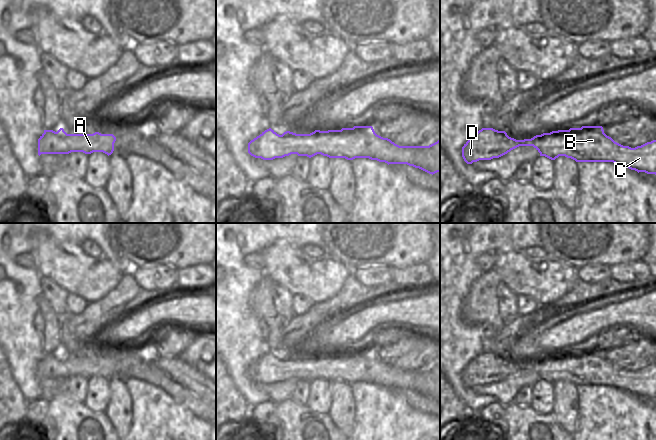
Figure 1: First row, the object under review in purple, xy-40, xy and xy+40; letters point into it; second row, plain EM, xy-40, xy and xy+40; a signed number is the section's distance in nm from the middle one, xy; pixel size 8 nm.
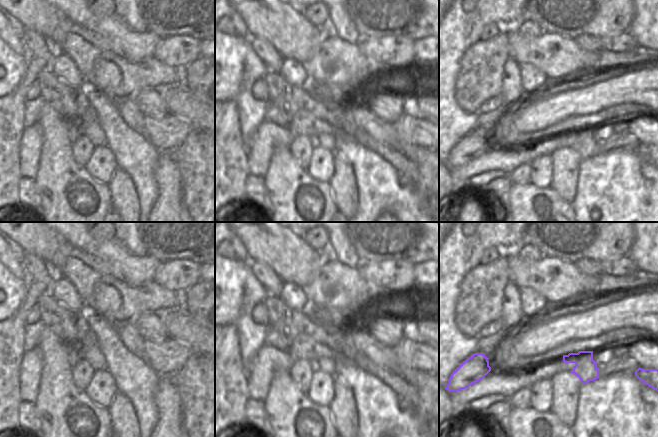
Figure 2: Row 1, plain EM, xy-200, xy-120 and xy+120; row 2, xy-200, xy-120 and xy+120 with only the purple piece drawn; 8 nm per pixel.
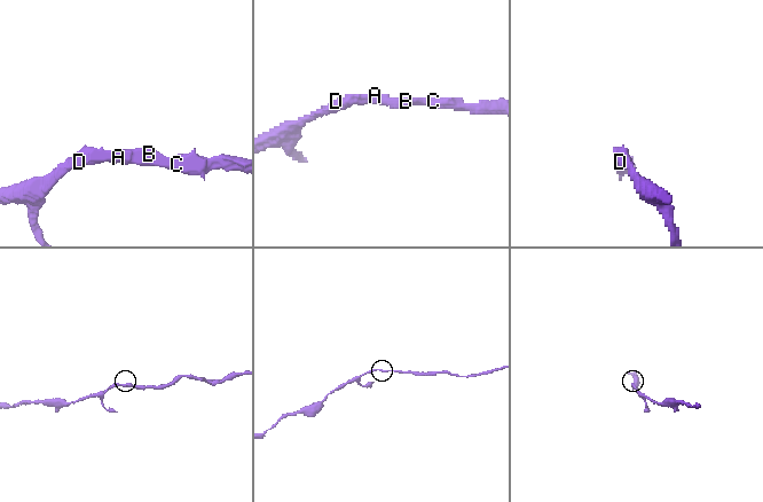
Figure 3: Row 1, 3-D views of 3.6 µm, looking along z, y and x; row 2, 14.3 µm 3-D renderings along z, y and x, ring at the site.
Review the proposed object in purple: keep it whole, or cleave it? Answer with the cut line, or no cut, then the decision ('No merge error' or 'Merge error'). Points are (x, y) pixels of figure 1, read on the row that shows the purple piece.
No split. No merge error.

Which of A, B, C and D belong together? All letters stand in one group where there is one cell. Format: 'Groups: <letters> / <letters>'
Groups: A B C D.

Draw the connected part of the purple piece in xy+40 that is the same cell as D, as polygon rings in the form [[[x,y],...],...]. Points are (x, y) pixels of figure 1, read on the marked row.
[[[582,126],[581,128],[552,131],[524,140],[511,138],[505,131],[482,128],[464,144],[462,157],[467,164],[472,164],[479,160],[499,158],[519,146],[533,146],[540,153],[540,156],[545,156],[551,160],[565,156],[576,162],[613,162],[638,173],[645,172],[656,175],[656,140],[635,148],[623,146],[607,136],[602,126]]]

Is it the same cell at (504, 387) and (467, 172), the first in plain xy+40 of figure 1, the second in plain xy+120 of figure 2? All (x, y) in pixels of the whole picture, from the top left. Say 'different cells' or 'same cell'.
same cell

